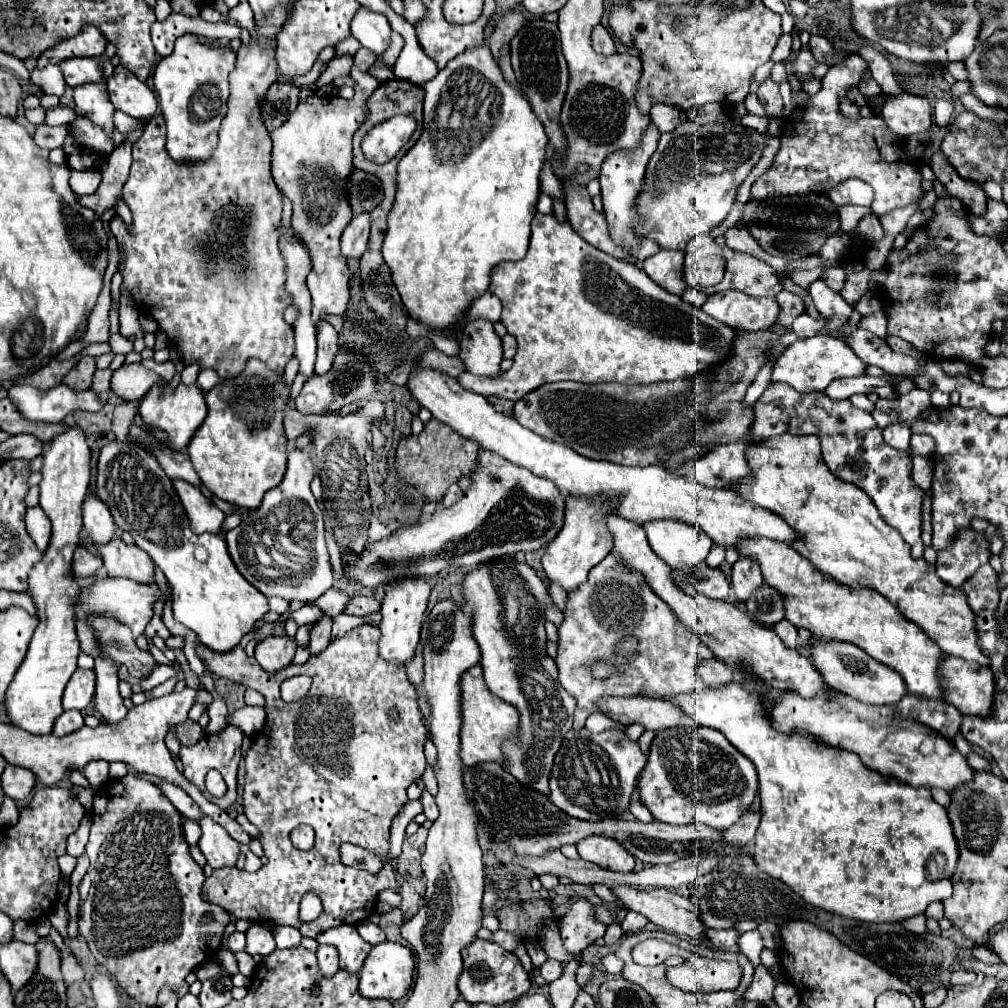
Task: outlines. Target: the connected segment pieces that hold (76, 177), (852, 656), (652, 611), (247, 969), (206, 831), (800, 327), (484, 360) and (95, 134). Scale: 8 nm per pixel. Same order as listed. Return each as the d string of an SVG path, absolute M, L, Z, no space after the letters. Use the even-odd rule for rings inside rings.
M71 170L69 184L75 194L93 194L99 188L101 174L97 170Z
M813 640L811 646L811 658L819 674L825 678L825 682L843 694L865 702L865 704L897 704L905 694L905 682L901 682L901 676L895 670L889 670L887 666L881 666L881 662L869 658L863 650L859 650L853 644L845 642L821 642Z
M613 554L589 572L589 580L579 590L569 594L563 614L565 620L559 626L559 650L555 662L561 686L577 702L573 730L581 730L591 714L601 712L597 702L605 696L645 696L667 700L697 690L697 666L713 658L713 652L693 632L677 622L669 606L657 598L637 574L617 564ZM627 634L633 634L639 640L639 652L629 662L629 672L611 672L605 680L593 678L593 664L615 662L613 646Z
M244 951L236 952L233 954L237 960L239 972L251 978L251 976L255 974L255 967L257 968L257 964L255 964L252 957Z
M209 816L199 818L201 826L201 840L199 848L203 856L207 858L211 868L221 866L235 866L237 854L239 854L239 842L235 842L221 824L213 822Z
M803 313L798 316L793 324L792 330L797 334L807 334L807 336L813 336L813 330L815 330L815 334L819 332L819 328L823 328L827 324L827 320L825 318L812 318L807 313Z
M469 322L461 332L459 348L459 358L465 364L465 372L475 376L497 376L501 372L501 338L493 332L491 322Z
M77 116L71 122L71 134L77 140L77 144L81 144L81 148L89 148L105 156L109 156L109 152L113 150L113 144L105 136L105 132L101 128L93 128L93 124L89 124L87 118Z

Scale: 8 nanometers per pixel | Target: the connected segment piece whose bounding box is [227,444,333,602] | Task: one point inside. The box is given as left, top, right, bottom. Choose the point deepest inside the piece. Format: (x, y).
(290, 510)

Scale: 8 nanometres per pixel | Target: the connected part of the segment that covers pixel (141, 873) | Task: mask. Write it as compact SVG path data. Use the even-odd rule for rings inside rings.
M127 774L121 780L111 780L95 792L93 824L85 854L89 856L91 866L79 886L81 904L77 922L79 934L89 944L95 960L117 978L121 990L137 1004L157 1006L157 994L163 986L169 986L179 998L185 996L189 992L185 976L215 956L229 918L223 908L209 906L209 902L201 898L205 874L189 854L189 844L181 830L181 814L173 810L173 804L149 780L133 774ZM209 908L213 908L213 922L201 926L199 920Z

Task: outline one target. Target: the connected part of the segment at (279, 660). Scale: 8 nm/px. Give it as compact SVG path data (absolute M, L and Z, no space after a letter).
M269 636L257 644L255 660L259 662L259 666L265 672L275 674L275 670L283 670L283 668L287 668L287 664L291 664L295 648L297 648L297 644L289 636L283 636L283 638Z

